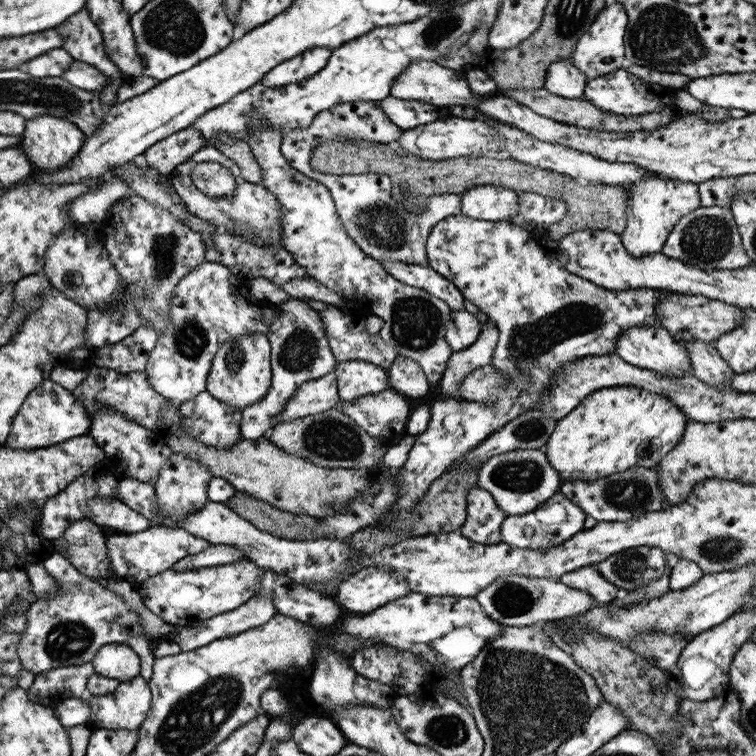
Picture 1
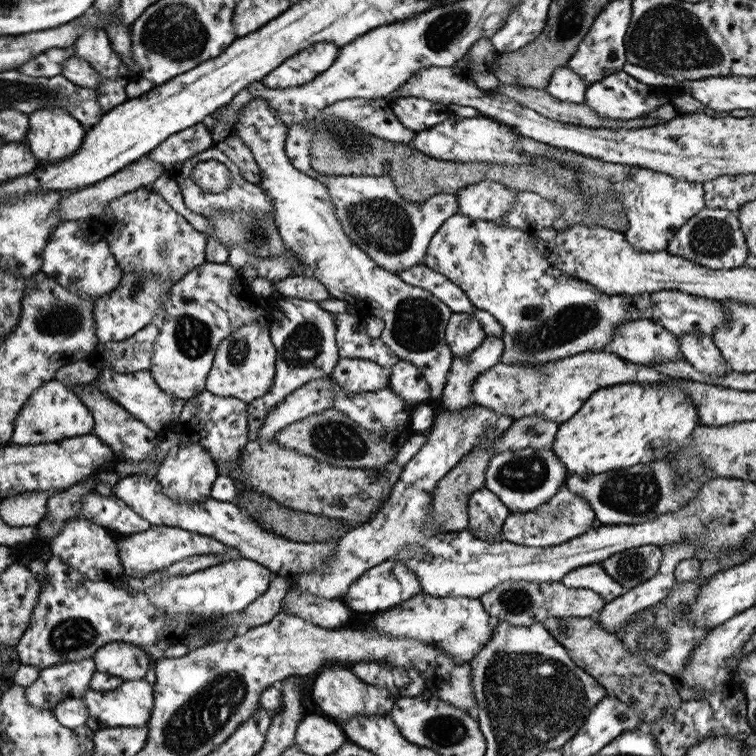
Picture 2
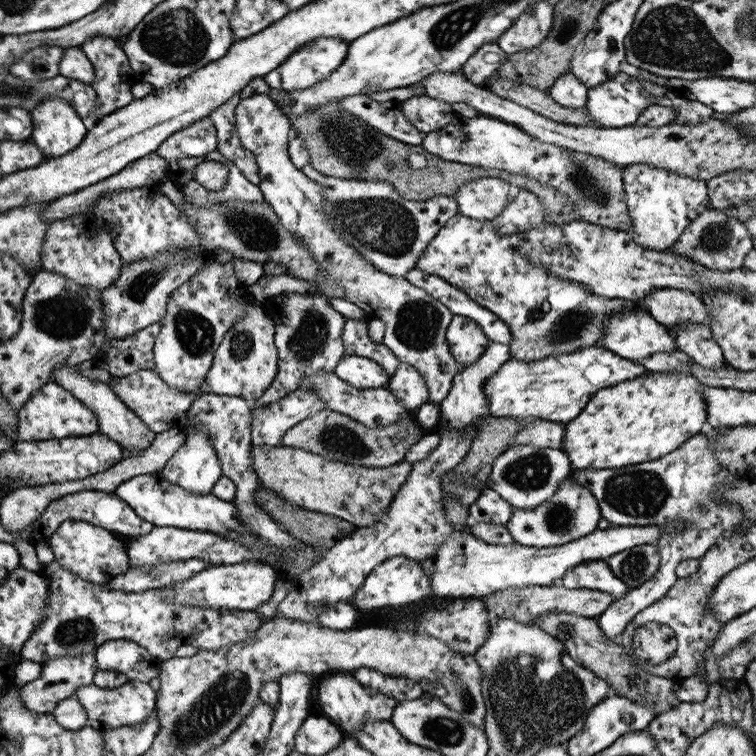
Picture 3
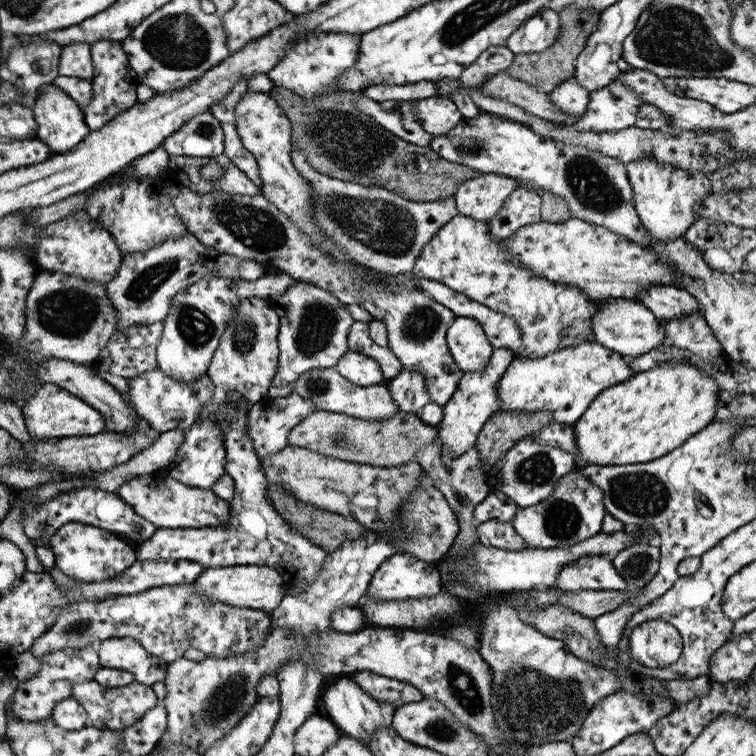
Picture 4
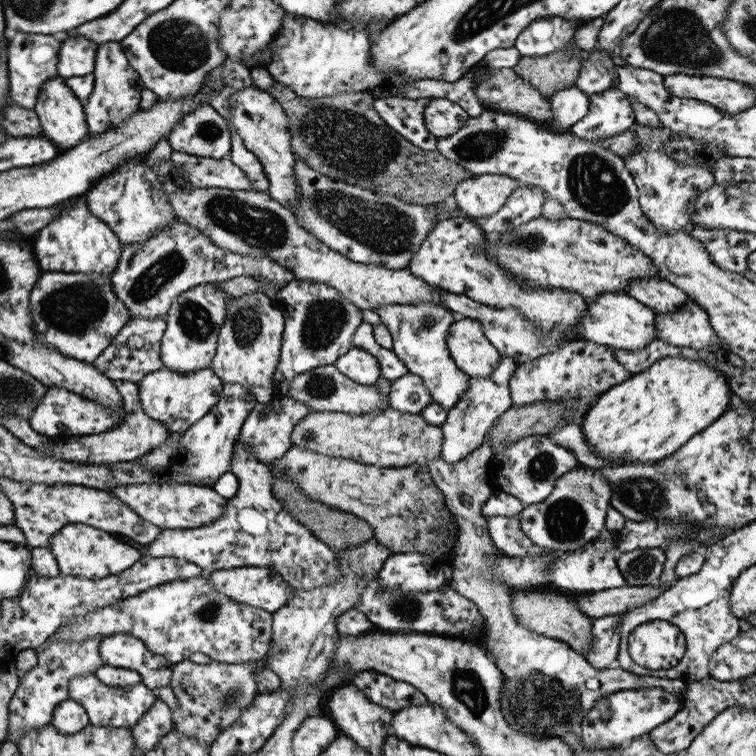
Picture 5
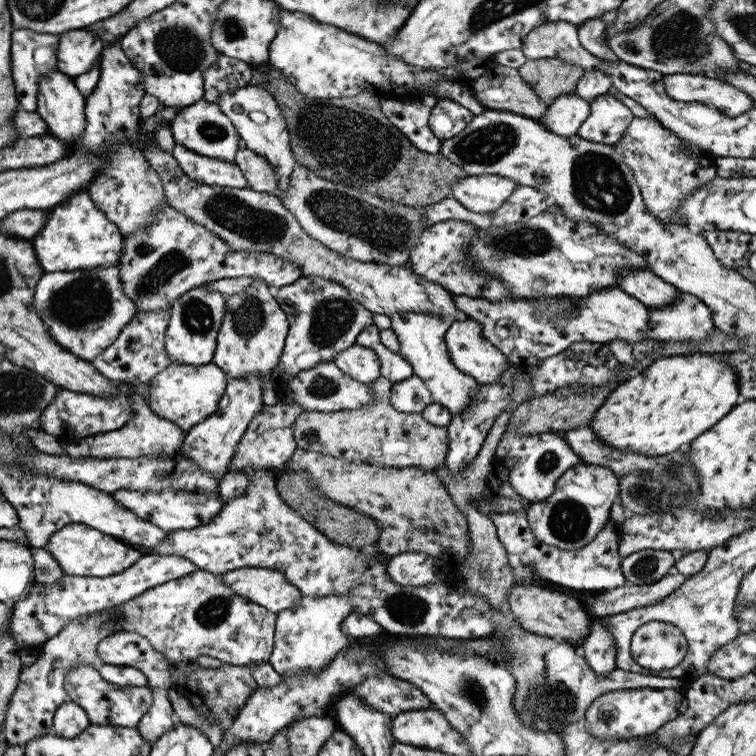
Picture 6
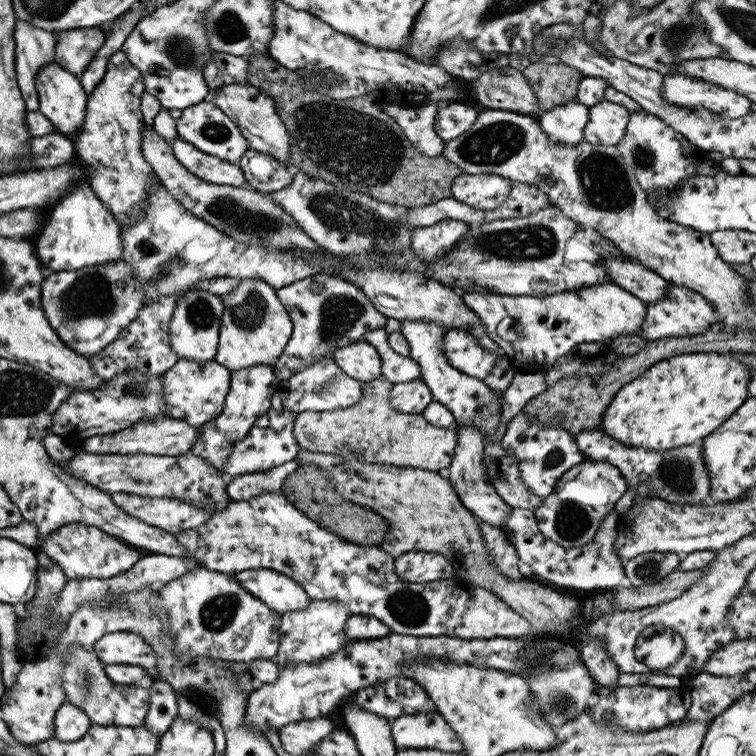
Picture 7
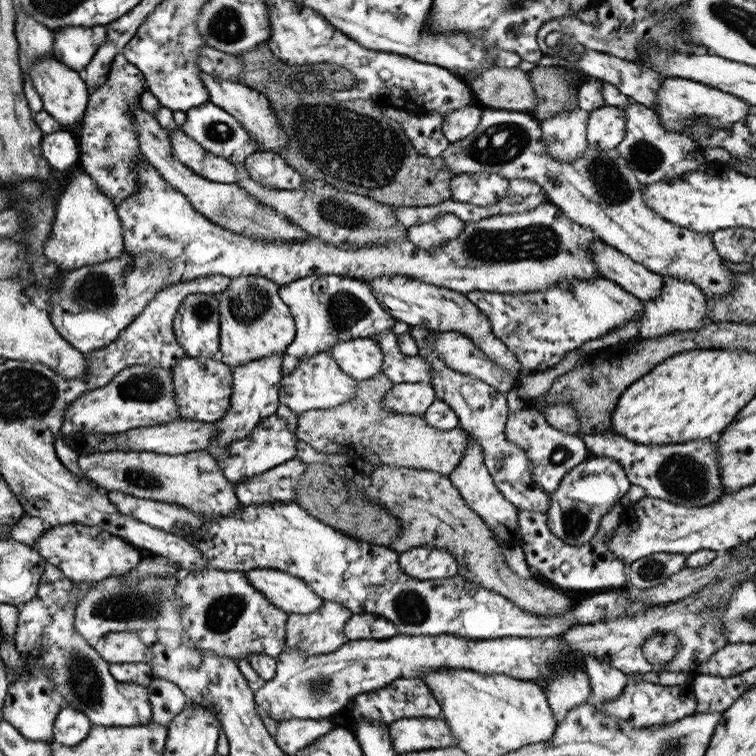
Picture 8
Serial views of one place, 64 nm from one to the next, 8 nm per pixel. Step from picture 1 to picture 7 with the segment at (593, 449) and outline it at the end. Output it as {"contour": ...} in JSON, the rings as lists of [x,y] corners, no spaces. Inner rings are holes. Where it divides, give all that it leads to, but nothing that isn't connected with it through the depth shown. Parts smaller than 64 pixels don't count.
{"contour":[[[732,351],[727,353],[693,352],[678,354],[656,362],[619,388],[603,413],[603,424],[597,429],[631,448],[644,448],[657,452],[701,440],[731,417],[737,407],[749,397],[746,394],[746,384],[750,379],[748,368],[735,356],[737,353]]]}

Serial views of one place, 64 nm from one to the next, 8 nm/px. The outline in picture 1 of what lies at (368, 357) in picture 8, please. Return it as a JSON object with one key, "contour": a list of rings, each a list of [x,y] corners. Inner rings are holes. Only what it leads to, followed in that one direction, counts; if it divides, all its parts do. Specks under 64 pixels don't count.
{"contour":[[[345,360],[334,366],[338,400],[349,402],[360,396],[389,388],[386,370],[359,360]]]}

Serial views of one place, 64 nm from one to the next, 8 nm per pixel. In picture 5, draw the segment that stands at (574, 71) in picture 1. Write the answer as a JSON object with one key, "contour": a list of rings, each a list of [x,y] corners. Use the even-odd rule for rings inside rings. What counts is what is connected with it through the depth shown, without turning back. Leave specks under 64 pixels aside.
{"contour":[[[573,86],[557,90],[549,98],[552,117],[546,121],[548,130],[557,134],[571,132],[571,126],[588,111],[588,96]]]}

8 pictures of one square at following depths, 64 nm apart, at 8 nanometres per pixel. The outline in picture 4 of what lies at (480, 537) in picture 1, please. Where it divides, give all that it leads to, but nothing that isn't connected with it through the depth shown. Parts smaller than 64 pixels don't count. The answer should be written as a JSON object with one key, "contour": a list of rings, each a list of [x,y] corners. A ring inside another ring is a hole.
{"contour":[[[492,487],[488,495],[474,506],[472,518],[479,523],[495,518],[501,522],[510,522],[517,509],[518,506],[510,498]]]}

